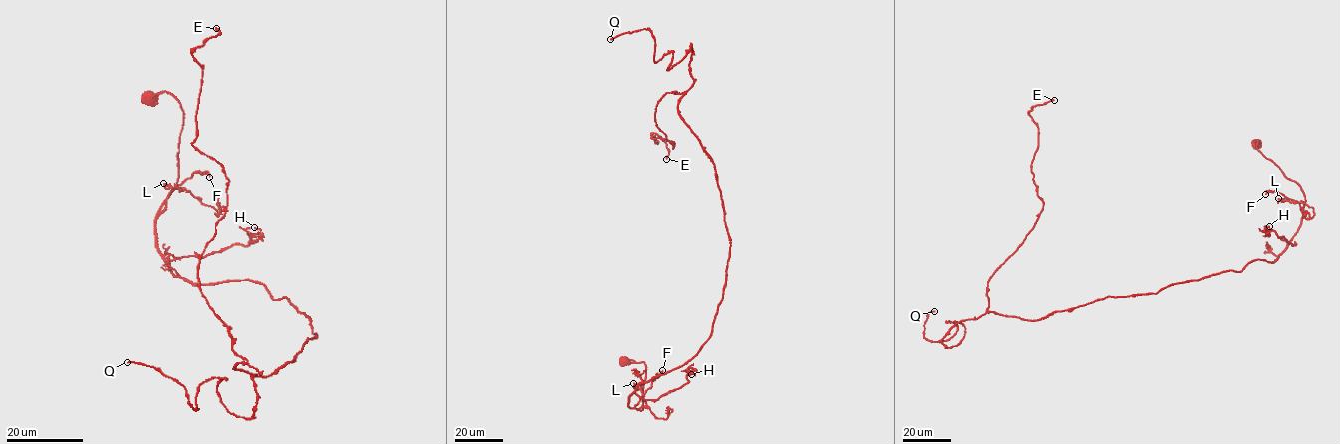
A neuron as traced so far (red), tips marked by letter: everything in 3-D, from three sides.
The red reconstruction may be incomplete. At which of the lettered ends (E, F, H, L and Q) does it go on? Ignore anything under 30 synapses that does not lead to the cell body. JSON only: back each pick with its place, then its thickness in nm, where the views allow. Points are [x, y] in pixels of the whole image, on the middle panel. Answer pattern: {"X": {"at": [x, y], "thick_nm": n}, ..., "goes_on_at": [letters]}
{"E": {"at": [666, 159], "thick_nm": 340}, "Q": {"at": [610, 39], "thick_nm": 200}, "goes_on_at": ["E", "Q"]}

